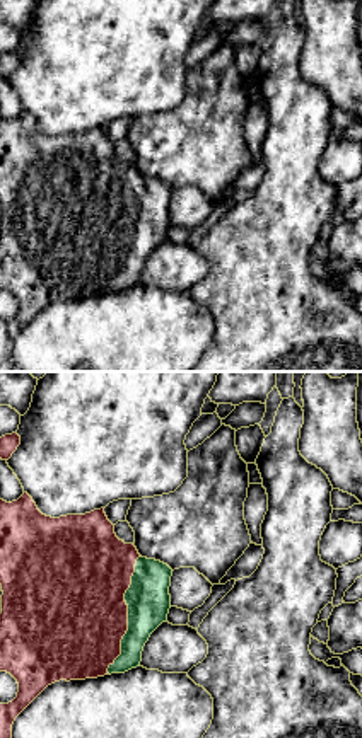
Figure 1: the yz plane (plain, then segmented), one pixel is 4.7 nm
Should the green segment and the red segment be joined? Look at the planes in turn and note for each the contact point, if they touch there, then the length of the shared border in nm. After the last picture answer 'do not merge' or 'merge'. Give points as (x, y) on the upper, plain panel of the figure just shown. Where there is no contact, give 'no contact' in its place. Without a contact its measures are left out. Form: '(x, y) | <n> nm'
(128, 232) | 600 nm

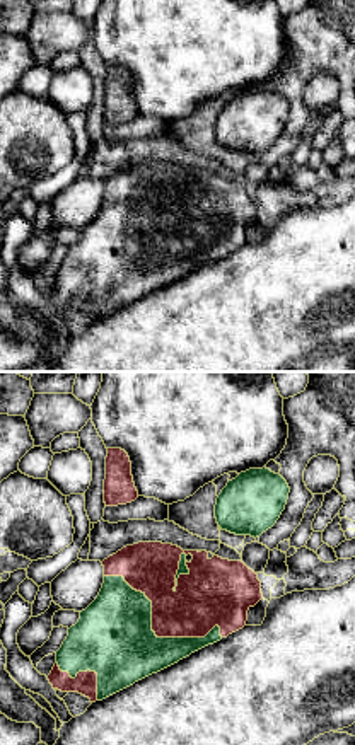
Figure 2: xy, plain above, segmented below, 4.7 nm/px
(152, 249) | 650 nm

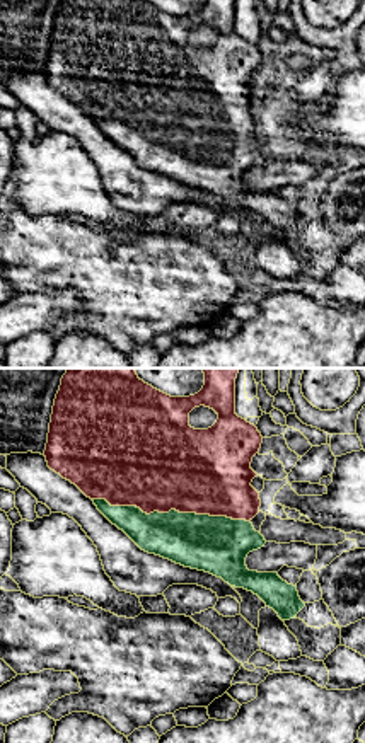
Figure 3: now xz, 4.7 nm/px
(171, 128) | 750 nm

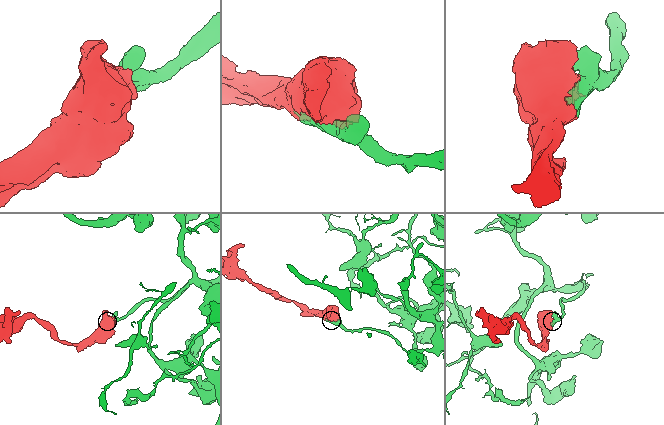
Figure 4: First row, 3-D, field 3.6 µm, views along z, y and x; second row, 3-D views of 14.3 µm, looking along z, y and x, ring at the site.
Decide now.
merge

